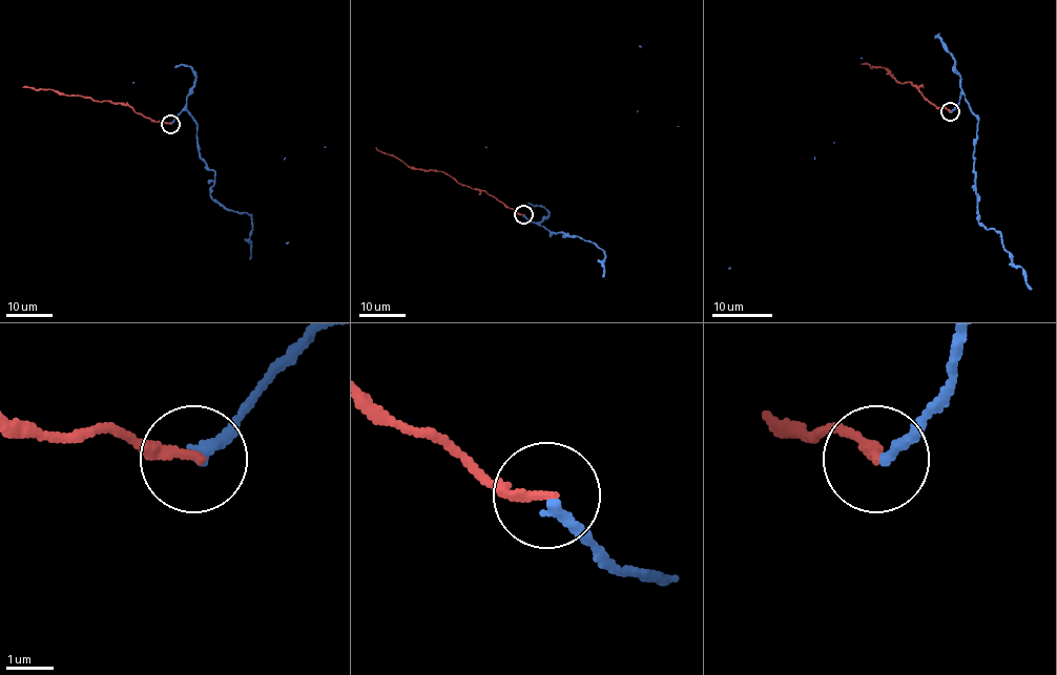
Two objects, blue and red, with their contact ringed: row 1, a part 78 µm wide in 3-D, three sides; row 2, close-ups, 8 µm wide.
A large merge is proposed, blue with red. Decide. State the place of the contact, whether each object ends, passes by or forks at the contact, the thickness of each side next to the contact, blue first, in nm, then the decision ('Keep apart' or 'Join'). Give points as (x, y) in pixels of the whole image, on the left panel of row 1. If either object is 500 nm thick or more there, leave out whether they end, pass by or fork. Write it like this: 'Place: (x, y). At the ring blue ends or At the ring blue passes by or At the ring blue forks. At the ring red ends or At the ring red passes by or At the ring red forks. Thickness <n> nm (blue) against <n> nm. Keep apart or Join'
Place: (170, 124). At the ring blue ends. At the ring red ends. Thickness 240 nm (blue) against 200 nm. Keep apart

